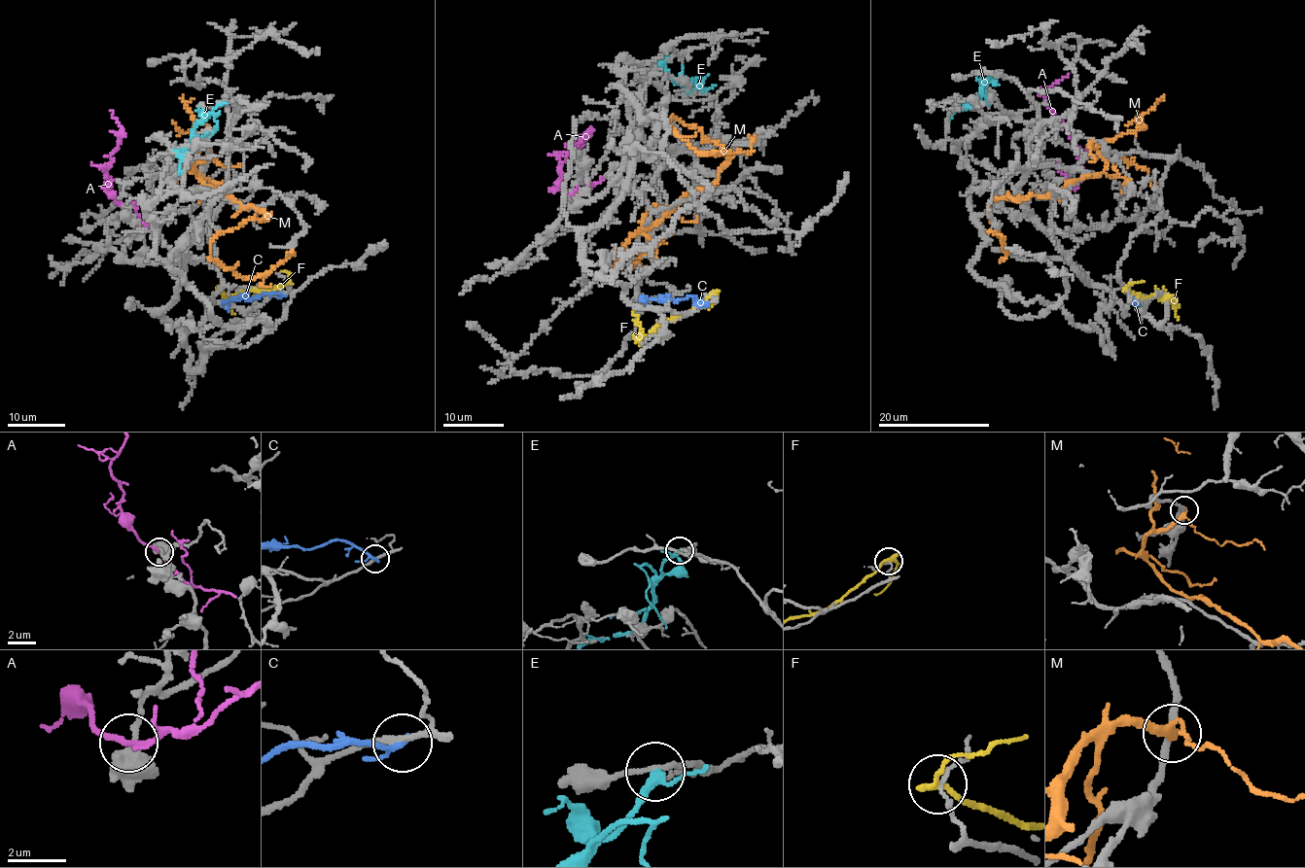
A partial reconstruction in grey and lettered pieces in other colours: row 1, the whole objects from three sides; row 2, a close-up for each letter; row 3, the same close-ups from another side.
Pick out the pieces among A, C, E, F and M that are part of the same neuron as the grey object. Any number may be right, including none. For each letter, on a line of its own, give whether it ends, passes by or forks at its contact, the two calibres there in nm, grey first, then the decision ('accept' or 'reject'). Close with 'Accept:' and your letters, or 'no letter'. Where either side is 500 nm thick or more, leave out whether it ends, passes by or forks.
A: it passes by | 440/170 nm | accept
C: it passes by | 200/170 nm | reject
E: it passes by | 160/260 nm | reject
F: it passes by | 110/240 nm | reject
M: it passes by | 220/260 nm | reject
Accept: A

